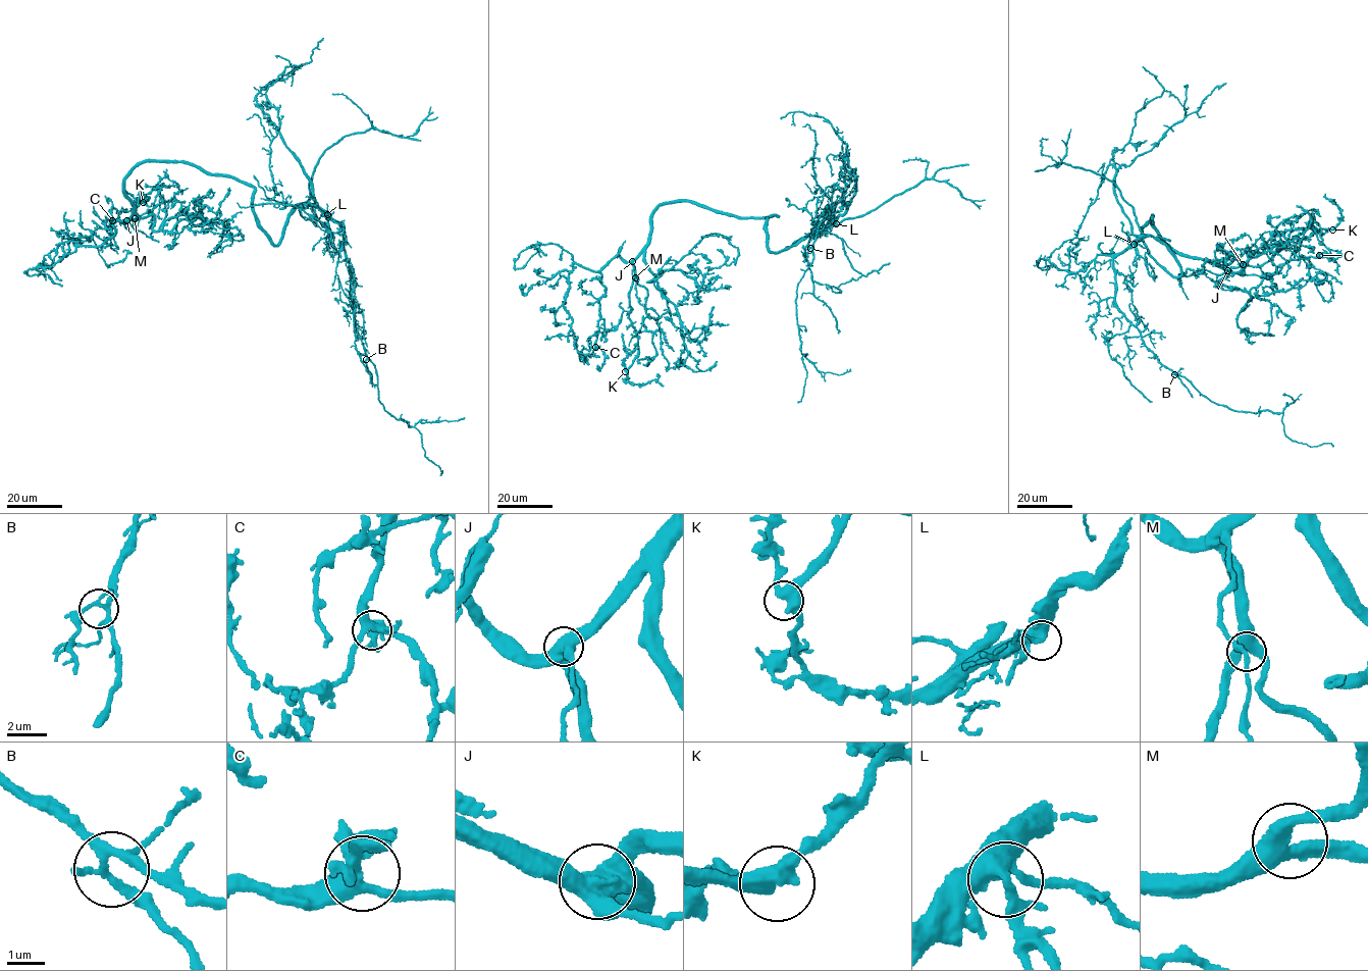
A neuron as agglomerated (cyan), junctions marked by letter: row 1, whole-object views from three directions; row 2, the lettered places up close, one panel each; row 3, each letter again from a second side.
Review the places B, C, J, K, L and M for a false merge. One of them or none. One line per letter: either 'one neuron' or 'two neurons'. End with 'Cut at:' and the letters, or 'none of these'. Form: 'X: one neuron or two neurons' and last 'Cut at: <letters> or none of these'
B: one neuron
C: one neuron
J: one neuron
K: one neuron
L: one neuron
M: one neuron
Cut at: none of these

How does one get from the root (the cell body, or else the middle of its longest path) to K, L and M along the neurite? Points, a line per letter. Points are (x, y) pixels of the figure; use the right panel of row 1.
K: (1169, 272), (1142, 239), (1152, 216), (1158, 236), (1178, 252), (1226, 269), (1262, 265), (1294, 230), (1332, 230)
L: (1169, 272), (1180, 275), (1180, 264), (1174, 254), (1159, 240), (1149, 235), (1136, 239), (1134, 244)
M: (1169, 272), (1142, 239), (1152, 216), (1158, 236), (1178, 252), (1225, 269), (1243, 264)

